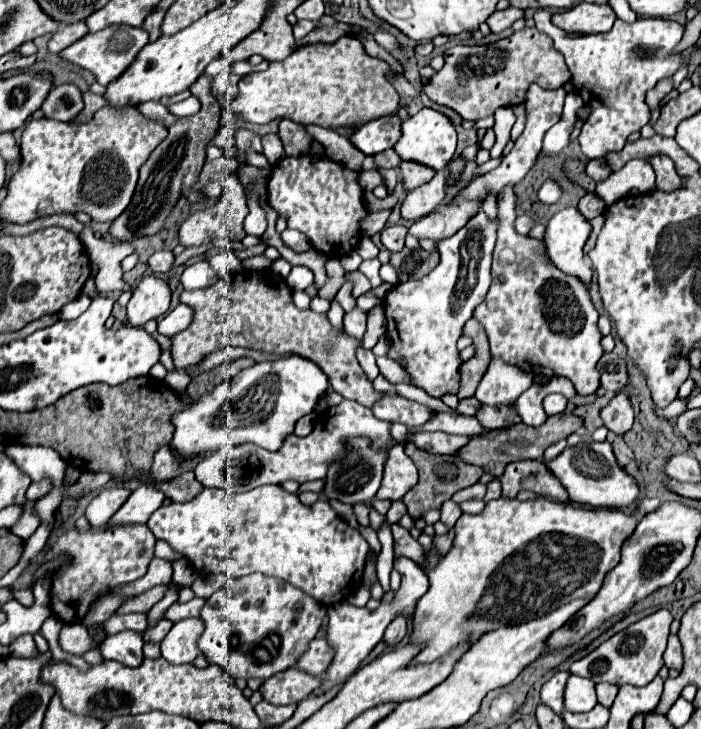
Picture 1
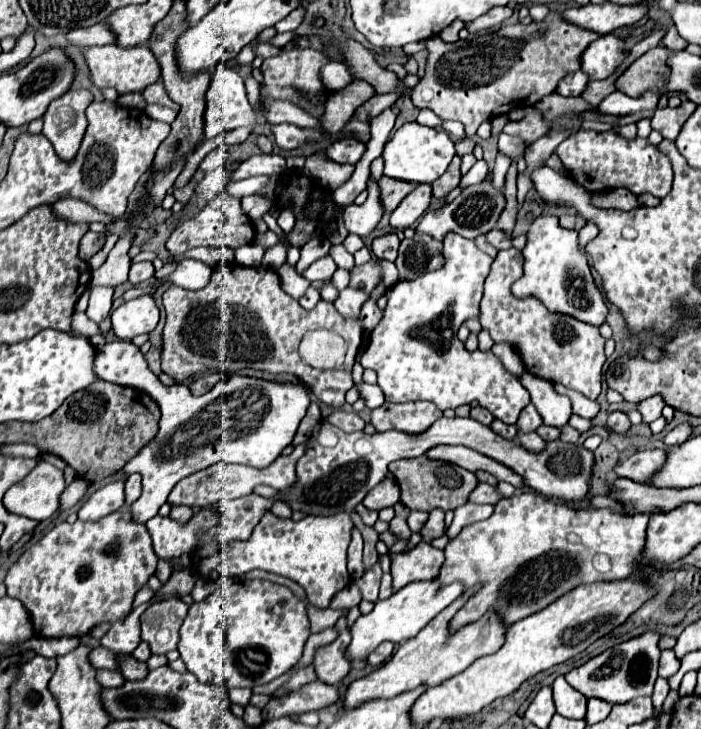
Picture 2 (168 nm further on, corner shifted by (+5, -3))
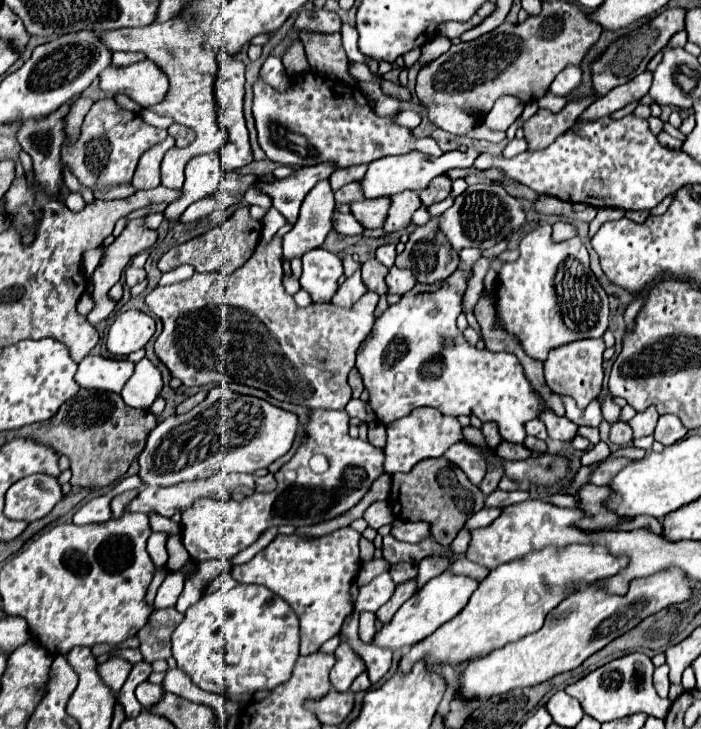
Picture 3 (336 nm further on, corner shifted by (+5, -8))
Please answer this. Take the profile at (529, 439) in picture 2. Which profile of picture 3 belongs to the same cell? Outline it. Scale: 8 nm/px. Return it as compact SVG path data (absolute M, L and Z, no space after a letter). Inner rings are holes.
M456 268L452 276L448 276L446 280L438 280L436 284L416 283L410 292L400 298L398 304L392 304L380 316L380 320L376 320L374 338L356 356L356 368L362 374L364 386L370 392L370 406L374 408L382 424L398 420L400 416L406 416L418 406L432 406L442 414L476 414L482 422L496 422L504 440L522 444L526 438L524 424L538 416L540 400L532 394L530 382L526 380L522 366L514 354L472 348L466 338L458 332L456 318L462 314L462 298L470 278L472 270Z

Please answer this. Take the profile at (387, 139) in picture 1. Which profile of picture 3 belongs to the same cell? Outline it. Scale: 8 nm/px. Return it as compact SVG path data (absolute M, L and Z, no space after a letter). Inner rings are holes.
M314 164L312 168L298 168L292 176L276 180L274 184L262 184L260 188L272 196L274 208L278 208L286 222L294 226L304 196L320 180L328 180L334 170L336 164Z

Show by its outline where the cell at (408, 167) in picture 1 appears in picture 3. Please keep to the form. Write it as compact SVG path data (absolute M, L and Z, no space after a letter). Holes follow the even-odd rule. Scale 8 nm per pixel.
M382 196L376 200L362 200L362 202L352 202L352 214L364 228L382 228L384 216L388 214L390 208L390 198Z

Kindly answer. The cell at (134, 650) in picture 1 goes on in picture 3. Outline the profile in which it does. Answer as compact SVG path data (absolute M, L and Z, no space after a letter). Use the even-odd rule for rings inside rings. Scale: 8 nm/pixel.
M142 682L136 686L136 698L142 706L152 706L162 698L162 686L152 684L152 682Z

